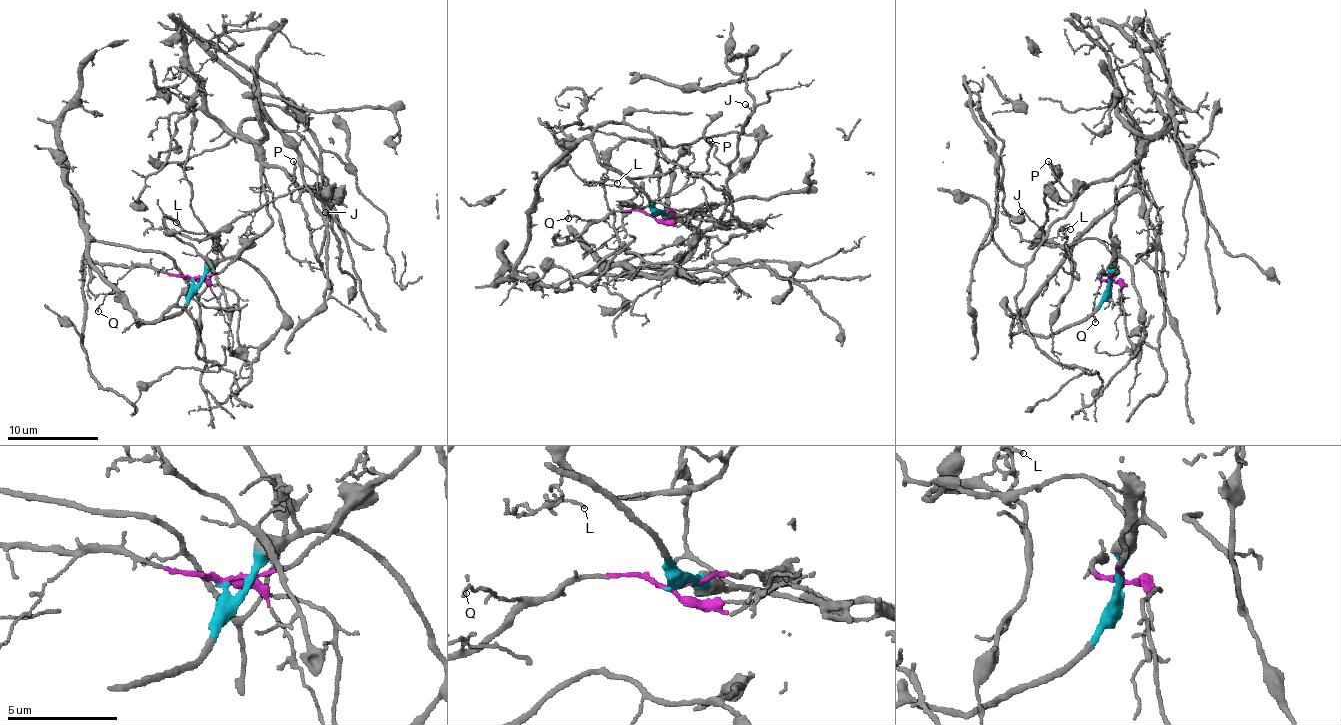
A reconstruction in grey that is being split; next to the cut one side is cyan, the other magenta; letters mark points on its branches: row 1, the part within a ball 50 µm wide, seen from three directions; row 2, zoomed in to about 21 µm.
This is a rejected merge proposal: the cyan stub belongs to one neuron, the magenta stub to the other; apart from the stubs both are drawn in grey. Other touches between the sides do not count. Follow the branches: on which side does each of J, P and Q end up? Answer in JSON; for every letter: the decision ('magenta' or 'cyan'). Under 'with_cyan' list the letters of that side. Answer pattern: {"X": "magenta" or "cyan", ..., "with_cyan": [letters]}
{"J": "magenta", "P": "magenta", "Q": "magenta", "with_cyan": []}

